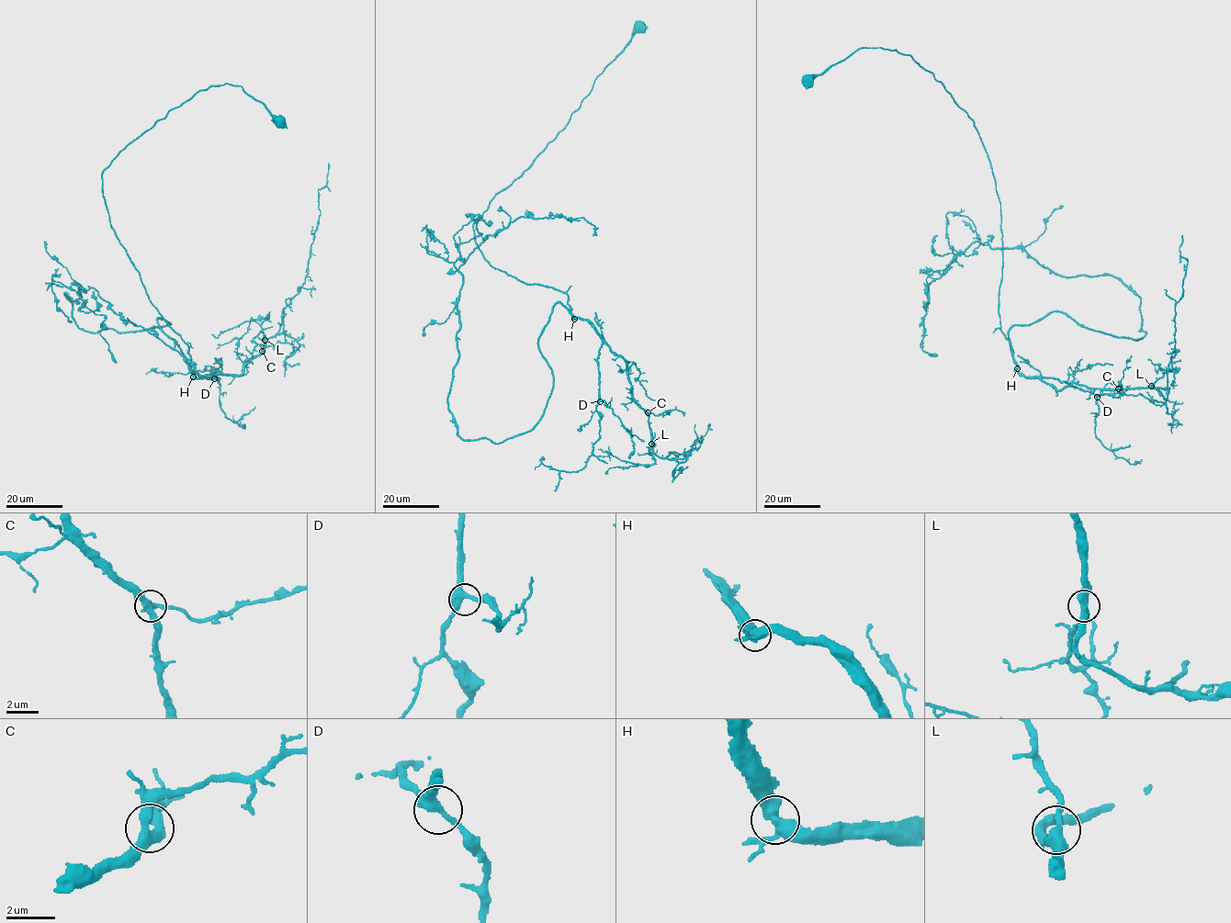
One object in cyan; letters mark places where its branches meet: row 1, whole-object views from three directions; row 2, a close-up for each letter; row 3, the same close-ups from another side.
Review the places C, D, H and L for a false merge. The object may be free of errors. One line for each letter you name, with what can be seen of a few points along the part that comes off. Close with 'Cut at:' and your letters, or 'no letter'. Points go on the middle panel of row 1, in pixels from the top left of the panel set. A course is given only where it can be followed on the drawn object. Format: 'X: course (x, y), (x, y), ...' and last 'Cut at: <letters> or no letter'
Cut at: no letter

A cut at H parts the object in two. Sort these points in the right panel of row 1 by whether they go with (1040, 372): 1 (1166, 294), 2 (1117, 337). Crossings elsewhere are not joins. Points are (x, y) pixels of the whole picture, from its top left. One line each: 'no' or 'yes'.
1: yes
2: no

